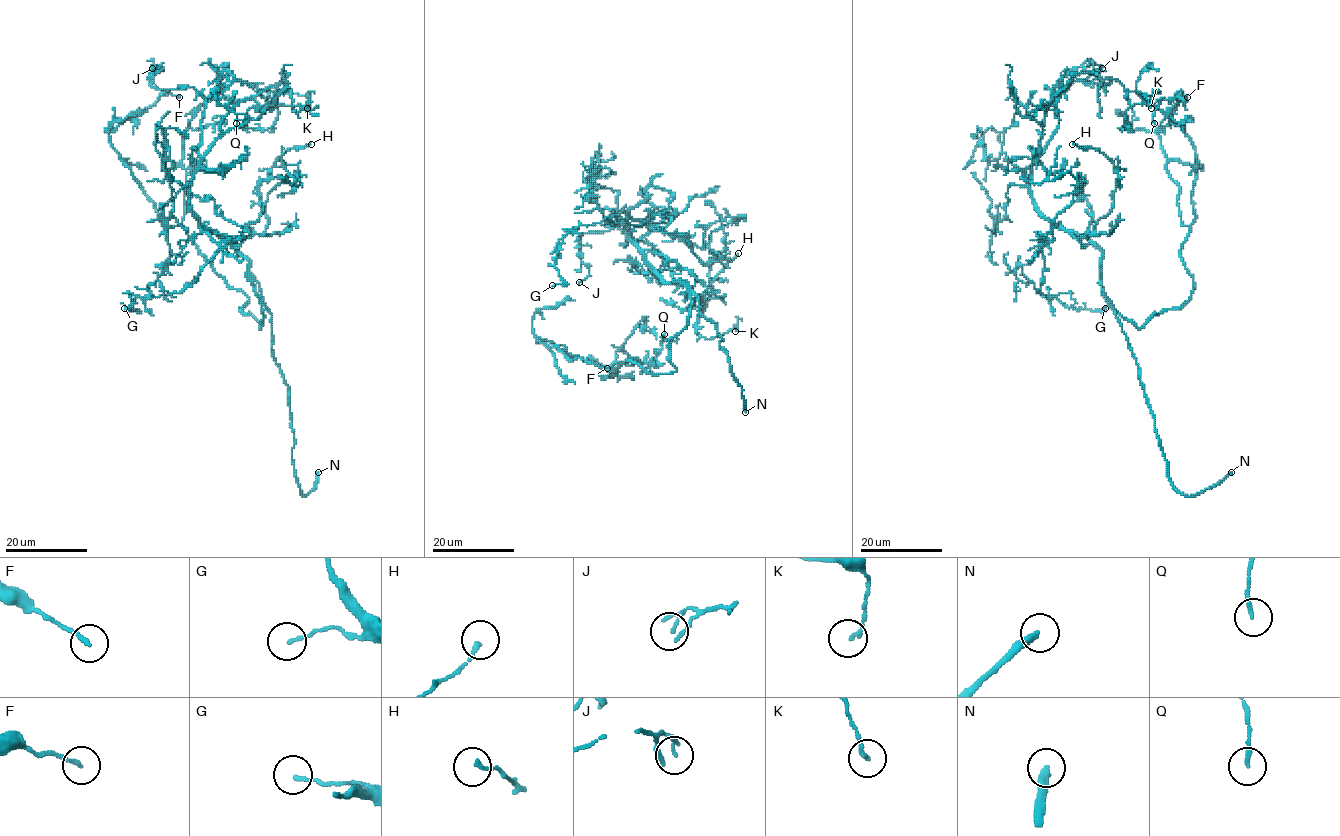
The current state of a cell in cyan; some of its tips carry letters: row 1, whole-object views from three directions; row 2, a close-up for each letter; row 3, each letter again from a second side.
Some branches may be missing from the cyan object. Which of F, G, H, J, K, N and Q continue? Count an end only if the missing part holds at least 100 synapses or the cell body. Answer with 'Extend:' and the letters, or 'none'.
Extend: N

